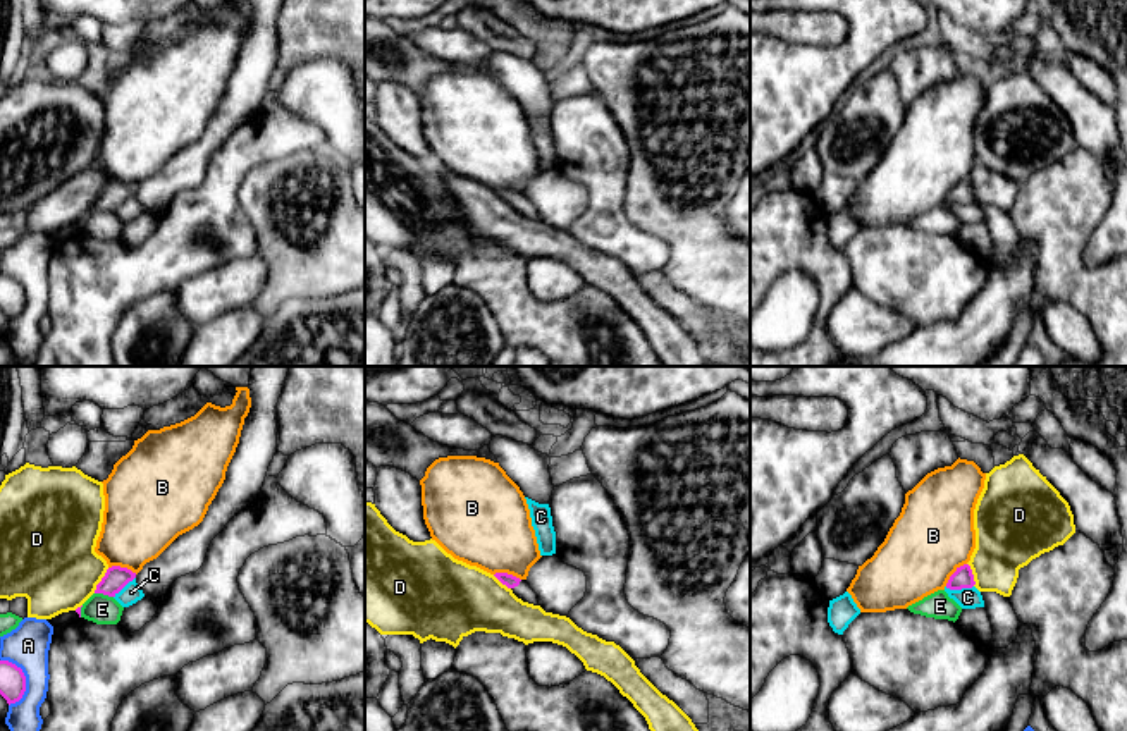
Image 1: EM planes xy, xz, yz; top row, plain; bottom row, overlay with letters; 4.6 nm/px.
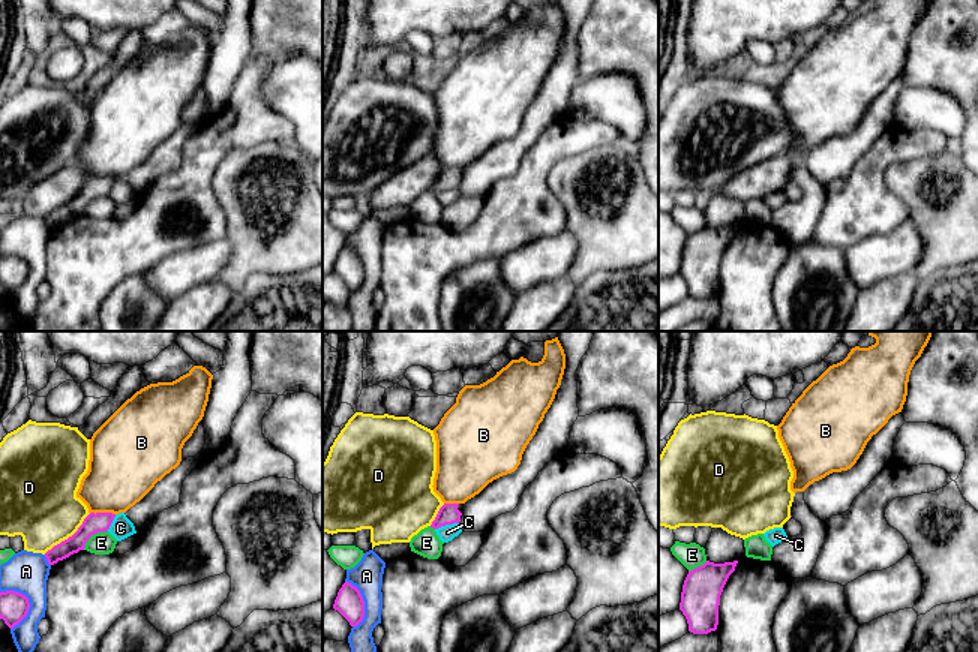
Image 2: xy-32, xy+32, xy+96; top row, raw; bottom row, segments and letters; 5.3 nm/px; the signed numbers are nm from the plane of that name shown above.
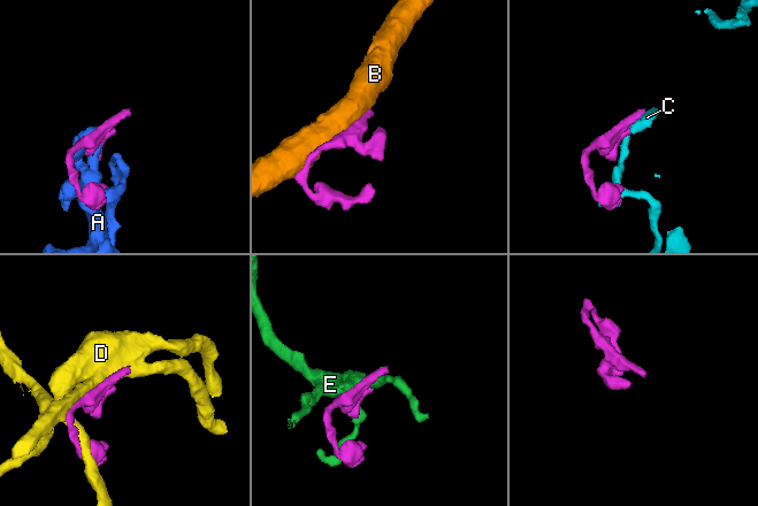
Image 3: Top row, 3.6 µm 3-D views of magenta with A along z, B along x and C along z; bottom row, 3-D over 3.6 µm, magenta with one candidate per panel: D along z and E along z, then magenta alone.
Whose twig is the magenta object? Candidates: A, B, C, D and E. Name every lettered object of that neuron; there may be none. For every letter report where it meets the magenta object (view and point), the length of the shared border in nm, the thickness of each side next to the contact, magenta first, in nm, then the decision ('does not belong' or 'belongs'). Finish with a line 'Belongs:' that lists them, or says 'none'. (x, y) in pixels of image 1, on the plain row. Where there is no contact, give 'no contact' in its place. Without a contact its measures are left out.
A: xy (24, 294) | 220 nm | 130/200 nm | does not belong
B: xy (123, 183) | 140 nm | 110/360 nm | does not belong
C: yz (959, 203) | 140 nm | 100/100 nm | does not belong
D: xy (102, 195) | 140 nm | 110/420 nm | does not belong
E: xy (104, 208) | 90 nm | 110/140 nm | does not belong
Belongs: none

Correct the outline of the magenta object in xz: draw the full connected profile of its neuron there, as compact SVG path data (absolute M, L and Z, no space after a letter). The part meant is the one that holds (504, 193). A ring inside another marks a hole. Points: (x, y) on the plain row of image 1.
M496 187L494 189L502 200L513 205L513 208L521 213L523 217L539 220L537 208L530 203L525 194L520 194L508 187Z

